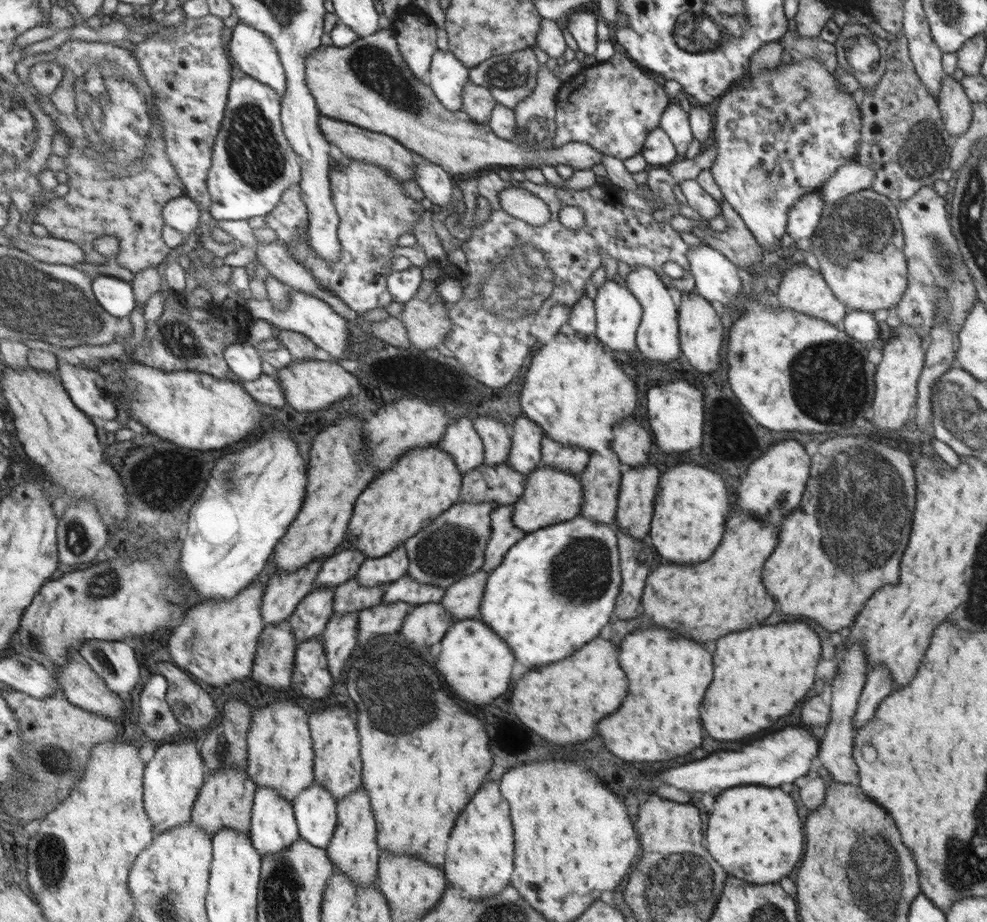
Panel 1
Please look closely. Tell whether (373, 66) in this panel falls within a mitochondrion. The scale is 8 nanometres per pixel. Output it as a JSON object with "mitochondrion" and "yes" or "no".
{"mitochondrion":"yes"}

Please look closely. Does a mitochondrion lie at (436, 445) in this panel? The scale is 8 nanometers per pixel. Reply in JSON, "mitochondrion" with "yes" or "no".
{"mitochondrion":"no"}

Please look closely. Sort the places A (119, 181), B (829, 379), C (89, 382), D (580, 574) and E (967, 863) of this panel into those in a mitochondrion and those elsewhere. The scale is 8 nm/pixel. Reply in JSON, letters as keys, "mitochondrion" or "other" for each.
{"A":"mitochondrion","B":"mitochondrion","C":"other","D":"mitochondrion","E":"mitochondrion"}

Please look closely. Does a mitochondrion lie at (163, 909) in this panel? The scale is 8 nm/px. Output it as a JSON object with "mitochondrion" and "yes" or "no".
{"mitochondrion":"yes"}

